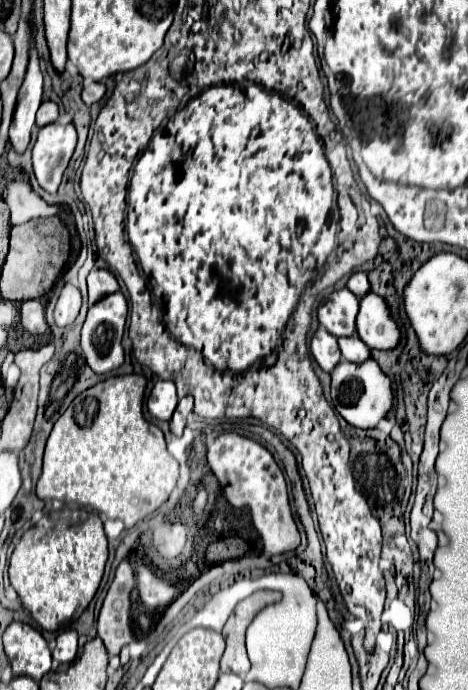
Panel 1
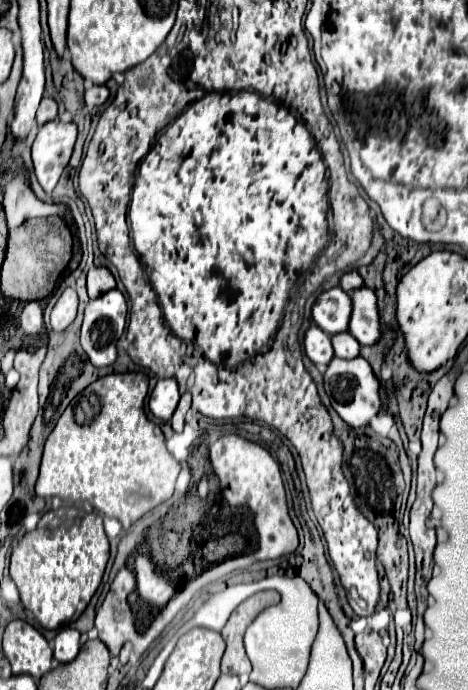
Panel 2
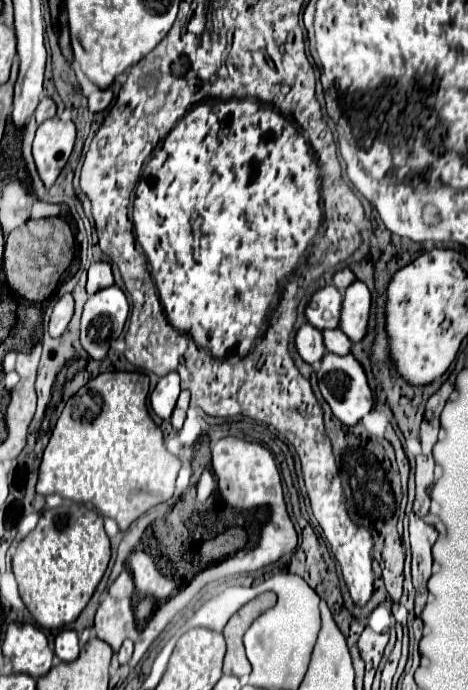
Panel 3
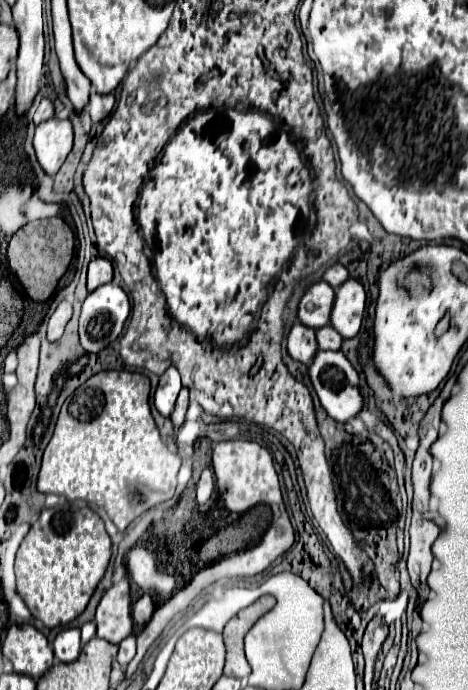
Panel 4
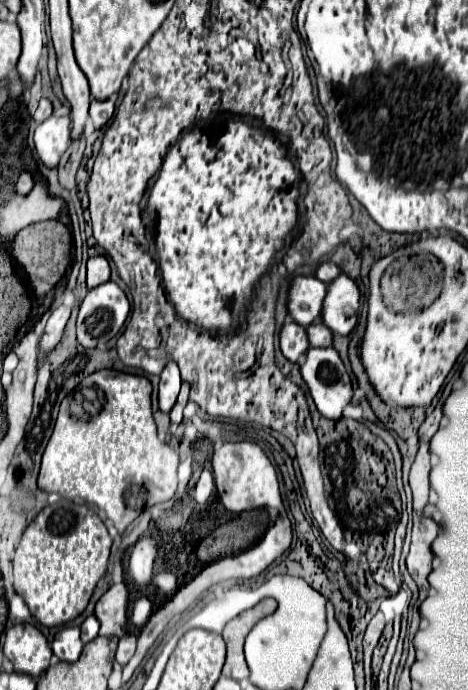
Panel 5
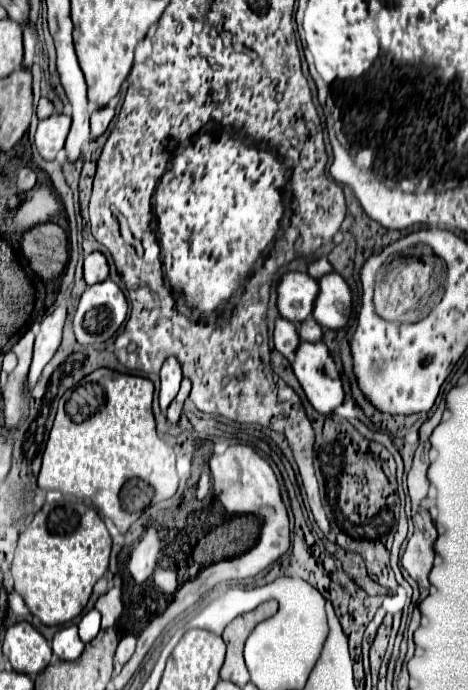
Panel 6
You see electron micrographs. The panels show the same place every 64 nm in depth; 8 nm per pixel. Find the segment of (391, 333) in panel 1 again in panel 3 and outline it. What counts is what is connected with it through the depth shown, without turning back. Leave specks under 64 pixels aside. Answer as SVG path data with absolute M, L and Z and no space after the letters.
M364 282L350 284L342 294L342 308L340 308L340 324L338 328L352 340L358 342L366 334L368 326L368 312L370 312L370 290Z

